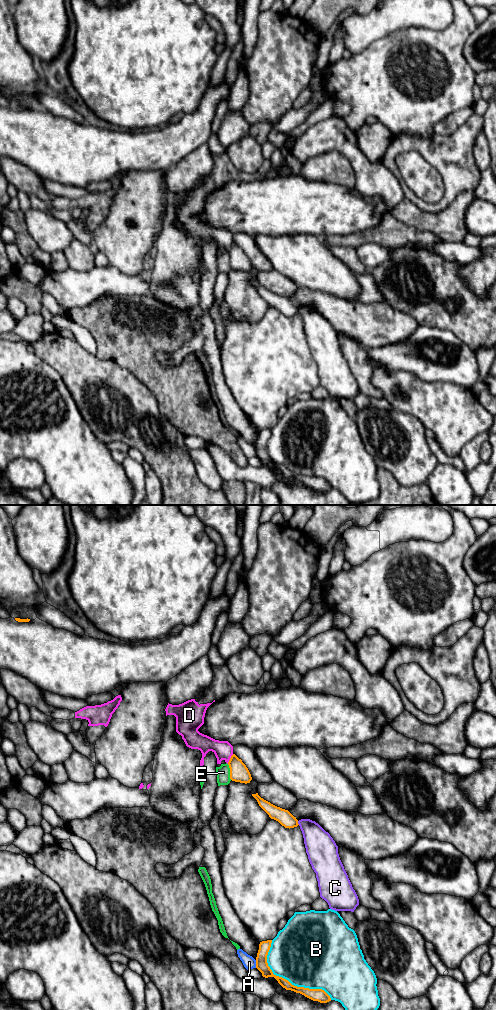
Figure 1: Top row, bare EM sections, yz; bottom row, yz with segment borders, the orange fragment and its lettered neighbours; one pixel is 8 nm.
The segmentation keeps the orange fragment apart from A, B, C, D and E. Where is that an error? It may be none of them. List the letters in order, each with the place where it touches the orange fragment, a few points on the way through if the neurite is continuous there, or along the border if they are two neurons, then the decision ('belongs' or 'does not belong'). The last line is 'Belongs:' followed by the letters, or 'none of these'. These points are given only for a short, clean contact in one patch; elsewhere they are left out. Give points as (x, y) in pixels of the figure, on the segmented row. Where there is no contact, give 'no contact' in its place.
A: contact yz (256, 964); border yz (255, 960), (256, 967); does not belong
B: contact yz (285, 979); does not belong
C: contact yz (297, 823); border yz (297, 821), (299, 824); does not belong
D: contact yz (230, 759); does not belong
E: contact yz (230, 772); border yz (227, 764), (231, 779); does not belong
Belongs: none of these

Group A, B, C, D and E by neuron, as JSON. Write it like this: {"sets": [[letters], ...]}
{"sets": [["A"], ["B"], ["C"], ["D", "E"]]}

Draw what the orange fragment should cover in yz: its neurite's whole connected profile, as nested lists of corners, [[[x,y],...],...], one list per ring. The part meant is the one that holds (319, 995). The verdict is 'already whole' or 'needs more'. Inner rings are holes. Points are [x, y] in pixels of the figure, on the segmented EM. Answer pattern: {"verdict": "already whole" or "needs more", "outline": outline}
{"verdict": "already whole", "outline": [[[272,940],[262,941],[259,944],[259,950],[256,957],[256,968],[262,973],[265,978],[274,977],[278,983],[286,990],[291,990],[296,993],[300,993],[305,997],[318,1001],[320,1003],[327,1003],[331,1001],[330,996],[322,989],[309,989],[304,987],[297,987],[292,985],[288,980],[276,976],[267,963],[267,955],[271,947]]]}

